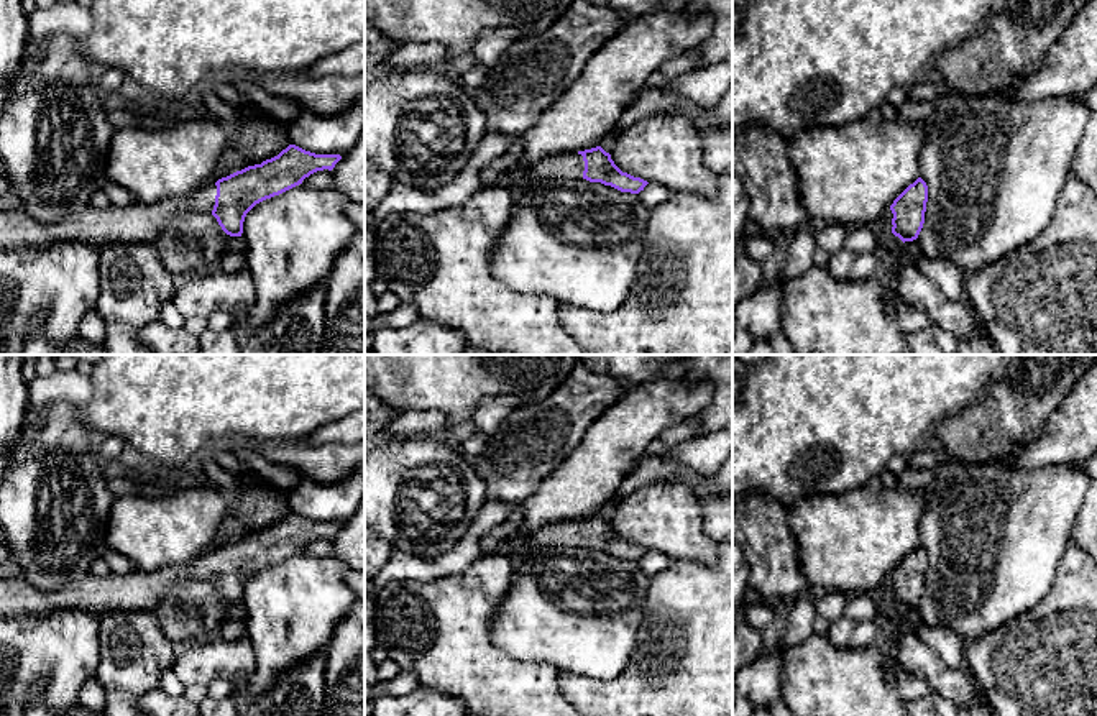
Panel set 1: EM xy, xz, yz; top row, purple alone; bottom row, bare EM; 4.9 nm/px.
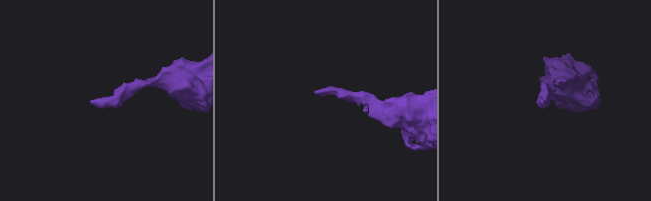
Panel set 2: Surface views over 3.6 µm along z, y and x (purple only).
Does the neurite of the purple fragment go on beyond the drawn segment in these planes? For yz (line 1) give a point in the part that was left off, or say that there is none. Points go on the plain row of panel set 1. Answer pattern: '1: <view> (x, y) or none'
1: none

